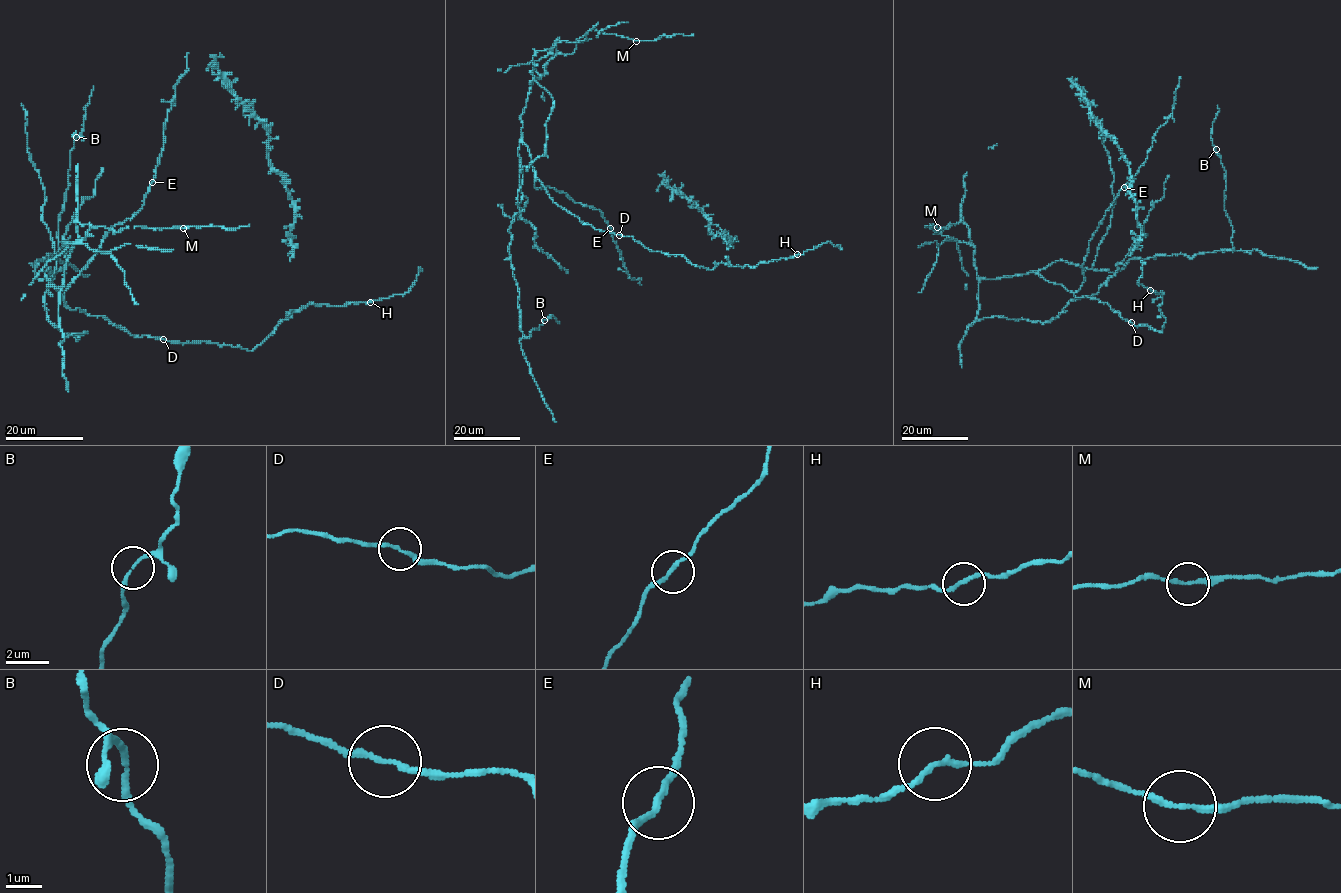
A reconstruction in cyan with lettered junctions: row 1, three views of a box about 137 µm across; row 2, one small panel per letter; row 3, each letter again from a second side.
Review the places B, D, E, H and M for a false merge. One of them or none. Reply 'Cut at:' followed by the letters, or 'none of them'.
Cut at: none of them

